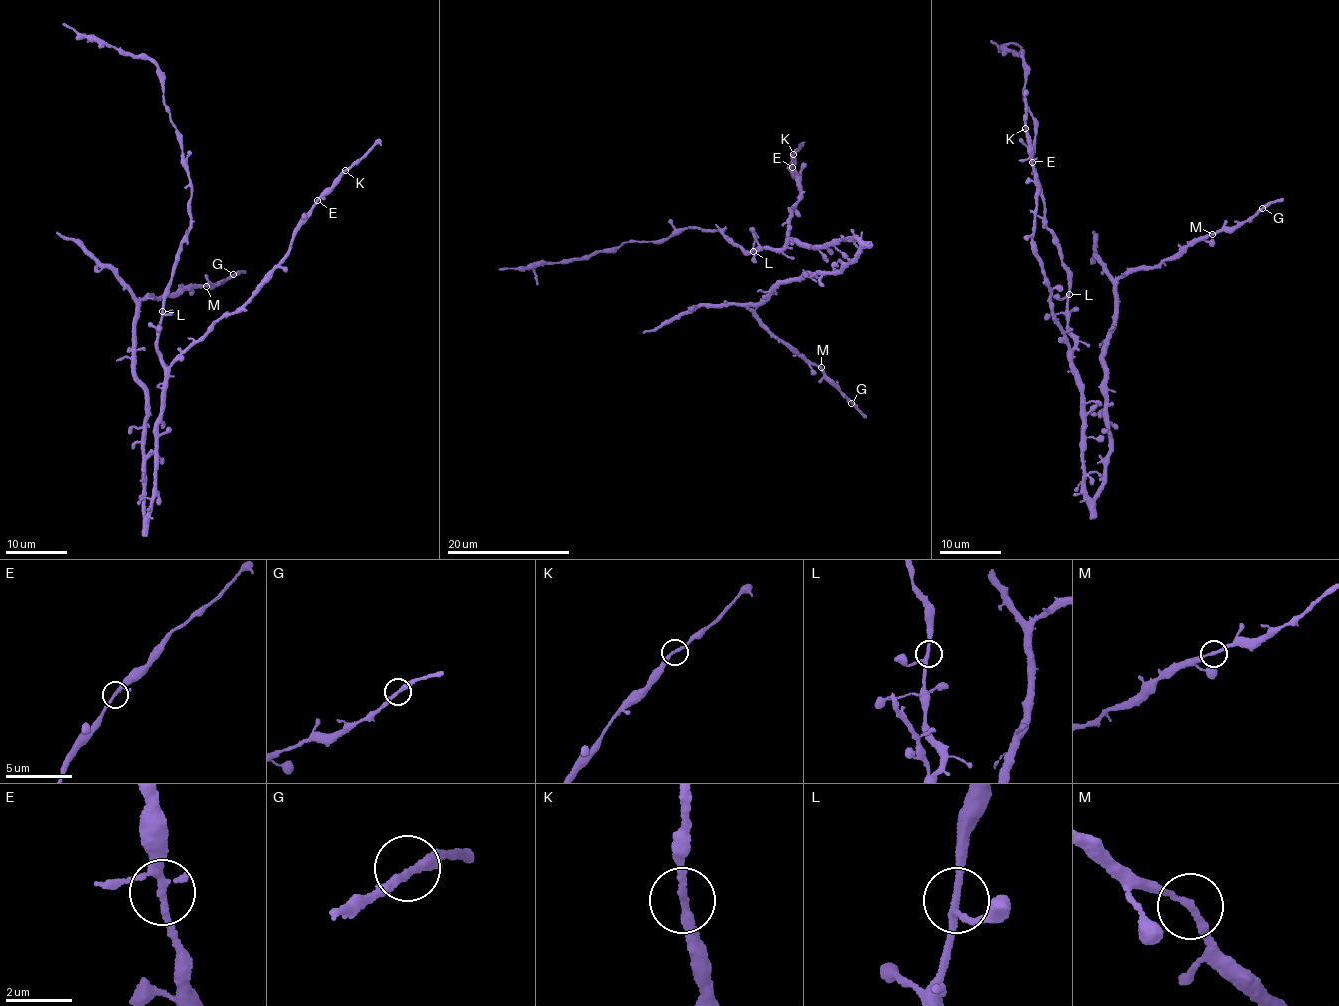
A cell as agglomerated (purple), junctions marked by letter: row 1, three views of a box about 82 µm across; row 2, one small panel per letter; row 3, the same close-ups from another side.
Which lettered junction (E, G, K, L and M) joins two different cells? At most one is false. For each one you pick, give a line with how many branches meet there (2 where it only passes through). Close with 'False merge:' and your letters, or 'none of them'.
False merge: none of them

